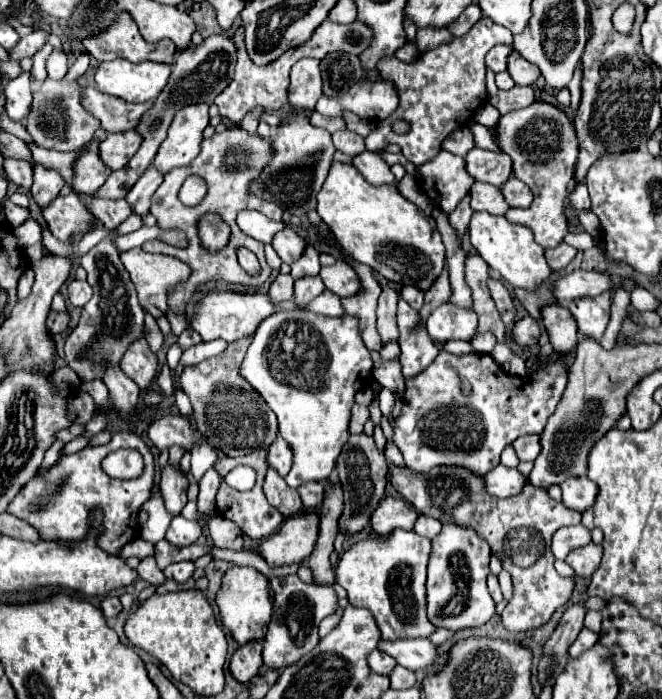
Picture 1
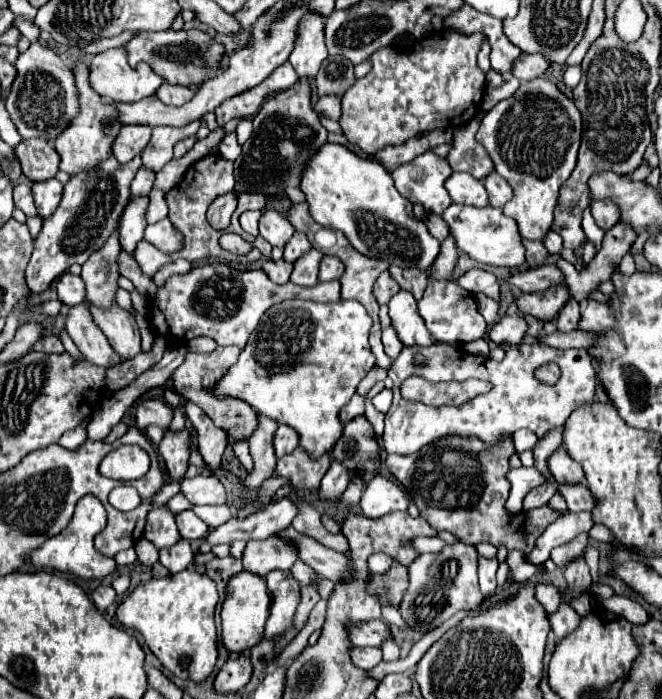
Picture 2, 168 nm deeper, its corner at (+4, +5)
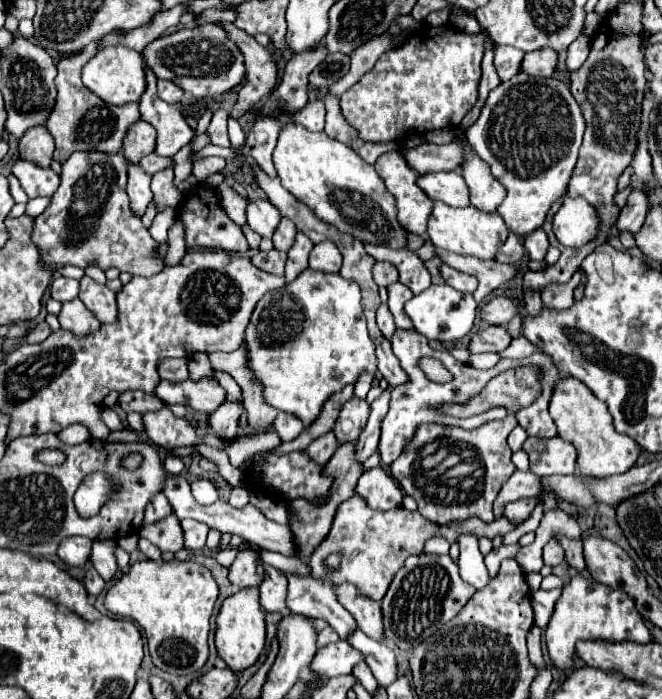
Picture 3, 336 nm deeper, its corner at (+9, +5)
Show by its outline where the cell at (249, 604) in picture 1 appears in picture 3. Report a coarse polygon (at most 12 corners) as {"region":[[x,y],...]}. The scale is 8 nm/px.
{"region":[[257,589],[223,601],[215,647],[235,673],[265,647]]}

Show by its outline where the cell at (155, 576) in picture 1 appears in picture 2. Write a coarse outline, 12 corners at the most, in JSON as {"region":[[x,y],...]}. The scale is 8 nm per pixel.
{"region":[[140,539],[134,545],[138,561],[152,567],[158,561],[158,549]]}

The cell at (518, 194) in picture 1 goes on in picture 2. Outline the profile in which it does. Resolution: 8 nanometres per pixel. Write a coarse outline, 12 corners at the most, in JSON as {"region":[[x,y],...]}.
{"region":[[492,173],[484,187],[492,207],[504,207],[514,197],[504,177]]}

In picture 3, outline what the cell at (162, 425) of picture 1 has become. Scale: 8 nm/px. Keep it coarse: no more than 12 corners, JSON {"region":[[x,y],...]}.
{"region":[[125,391],[117,403],[137,413],[161,409],[153,393]]}

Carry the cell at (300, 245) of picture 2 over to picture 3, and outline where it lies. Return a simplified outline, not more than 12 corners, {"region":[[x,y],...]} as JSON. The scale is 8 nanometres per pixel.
{"region":[[281,219],[273,235],[273,245],[289,251],[297,235],[295,223]]}

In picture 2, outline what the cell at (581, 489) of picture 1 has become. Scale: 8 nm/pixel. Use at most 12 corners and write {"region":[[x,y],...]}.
{"region":[[564,449],[548,465],[562,485],[584,483],[584,469]]}

